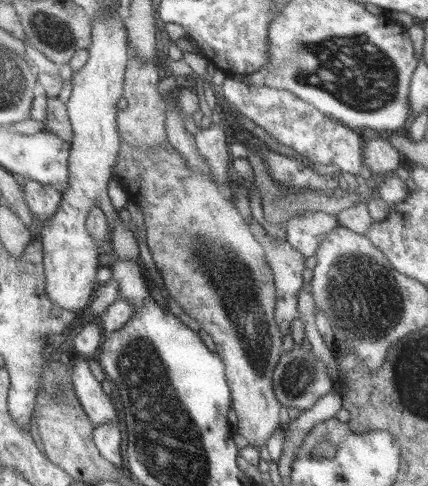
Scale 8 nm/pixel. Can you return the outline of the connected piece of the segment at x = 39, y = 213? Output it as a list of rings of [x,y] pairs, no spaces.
[[[25,180],[21,182],[21,188],[31,214],[41,222],[51,218],[61,204],[61,192],[53,186],[43,186],[39,182]]]

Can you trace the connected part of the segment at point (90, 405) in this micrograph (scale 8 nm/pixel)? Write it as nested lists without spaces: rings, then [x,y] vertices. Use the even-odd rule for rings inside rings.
[[[77,356],[71,360],[71,388],[83,414],[93,426],[109,426],[119,422],[117,412],[111,406],[111,398],[101,392],[101,384],[89,372],[87,358]]]

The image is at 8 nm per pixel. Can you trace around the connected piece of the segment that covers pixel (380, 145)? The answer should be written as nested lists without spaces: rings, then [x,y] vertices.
[[[367,138],[363,146],[363,164],[371,170],[373,178],[395,174],[399,168],[401,154],[387,144],[383,138]]]

